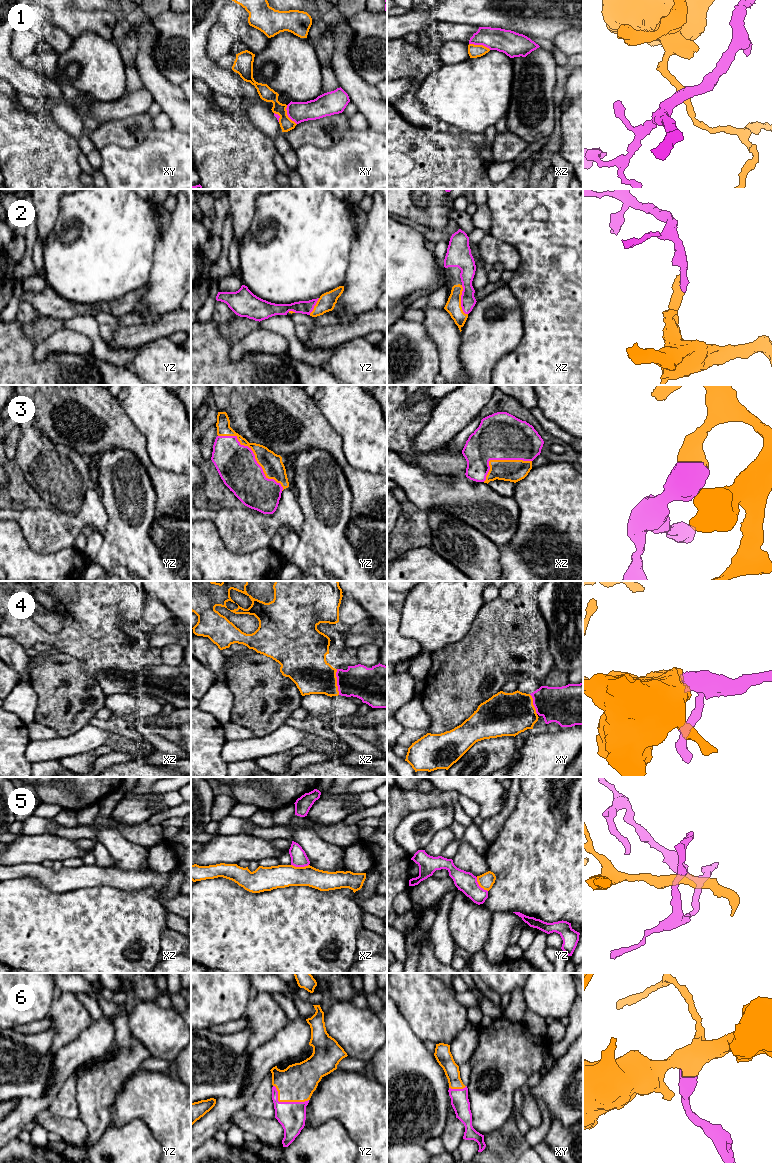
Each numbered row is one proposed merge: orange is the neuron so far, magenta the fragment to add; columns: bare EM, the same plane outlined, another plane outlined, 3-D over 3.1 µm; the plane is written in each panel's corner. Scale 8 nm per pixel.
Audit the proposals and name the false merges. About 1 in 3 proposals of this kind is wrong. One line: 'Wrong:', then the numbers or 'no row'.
Wrong: 1, 5

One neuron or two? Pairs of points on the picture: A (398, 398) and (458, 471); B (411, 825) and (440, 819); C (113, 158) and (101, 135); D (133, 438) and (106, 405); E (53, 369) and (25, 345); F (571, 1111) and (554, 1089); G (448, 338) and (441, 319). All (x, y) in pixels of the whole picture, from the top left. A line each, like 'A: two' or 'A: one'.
A: one
B: one
C: two
D: one
E: one
F: one
G: one

